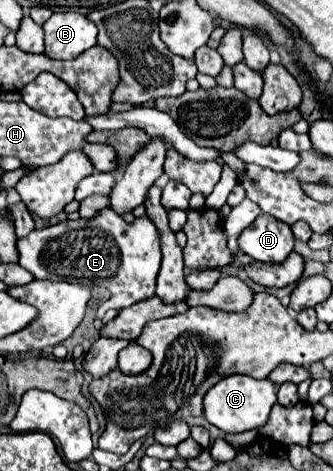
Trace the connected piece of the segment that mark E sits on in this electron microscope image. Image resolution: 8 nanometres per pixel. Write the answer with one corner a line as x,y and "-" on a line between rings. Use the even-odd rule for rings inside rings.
113,209
99,211
93,219
77,219
63,221
45,229
33,229
27,237
17,239
19,265
33,273
35,279
51,279
51,281
69,281
81,283
89,287
107,287
111,291
111,299
107,305
111,309
123,309
137,301
149,299
155,295
155,281
161,267
161,237
157,235
157,227
153,227
147,215
137,217
133,223
127,223

